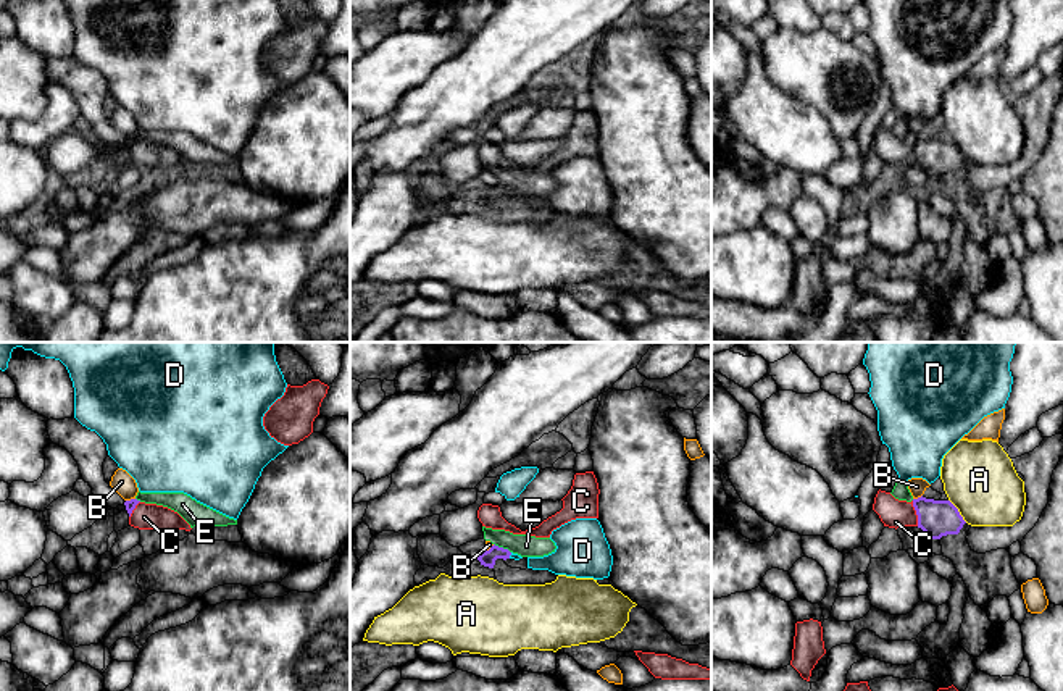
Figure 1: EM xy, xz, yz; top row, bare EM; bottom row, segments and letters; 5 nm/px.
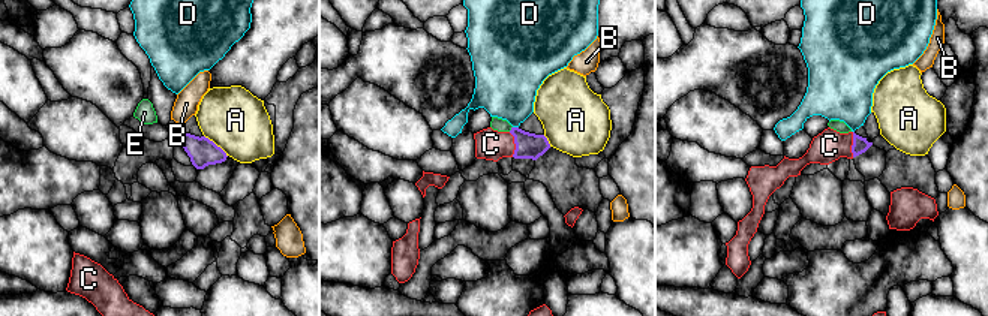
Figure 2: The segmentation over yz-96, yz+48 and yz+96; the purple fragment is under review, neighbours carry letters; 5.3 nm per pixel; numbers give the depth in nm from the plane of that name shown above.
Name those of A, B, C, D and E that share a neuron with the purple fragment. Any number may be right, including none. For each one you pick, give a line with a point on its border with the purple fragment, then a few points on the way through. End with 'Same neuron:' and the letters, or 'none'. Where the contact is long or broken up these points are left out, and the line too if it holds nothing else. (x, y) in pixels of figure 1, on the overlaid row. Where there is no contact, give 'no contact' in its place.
C: yz (917, 514) | across yz (937, 519), (928, 514), (917, 514), (896, 514)
Same neuron: C

